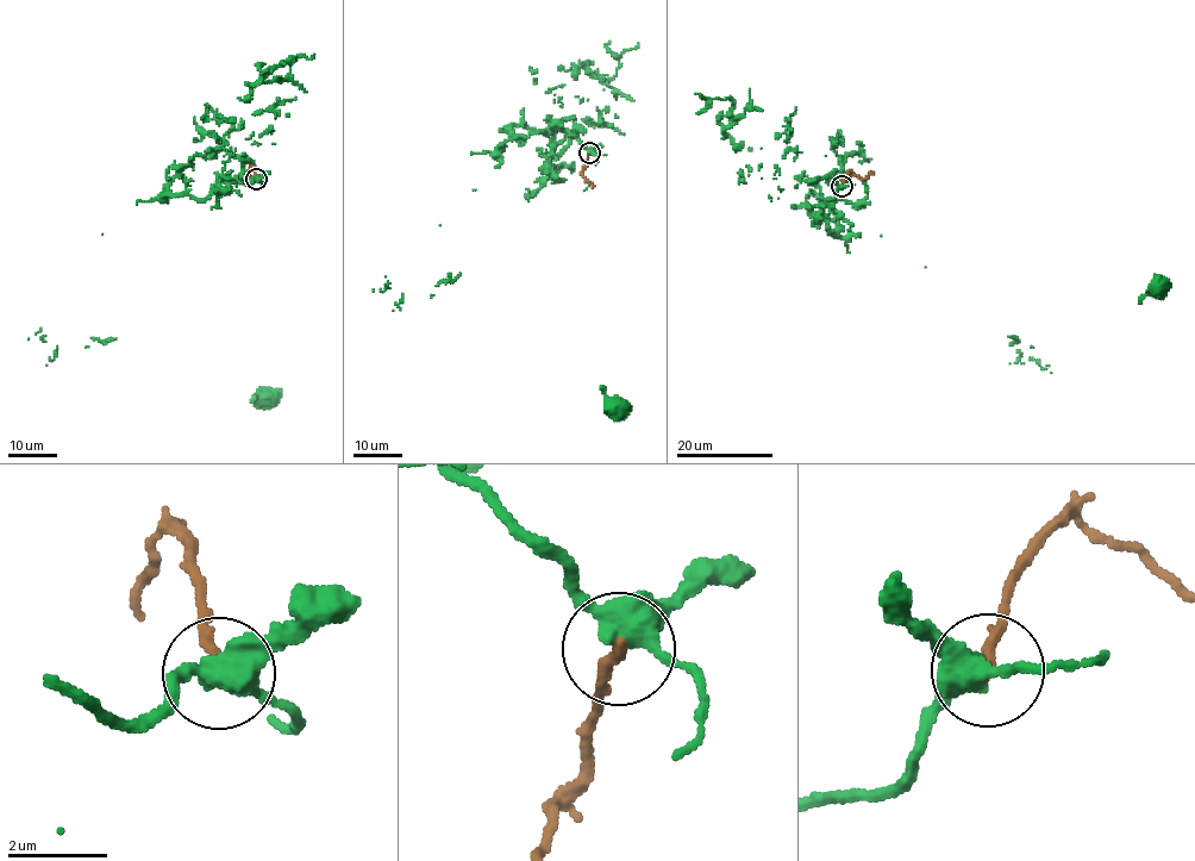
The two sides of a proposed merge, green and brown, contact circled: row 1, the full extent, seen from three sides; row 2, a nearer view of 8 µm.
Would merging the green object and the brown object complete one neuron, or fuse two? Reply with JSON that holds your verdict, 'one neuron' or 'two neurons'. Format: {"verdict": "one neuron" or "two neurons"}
{"verdict": "two neurons"}

